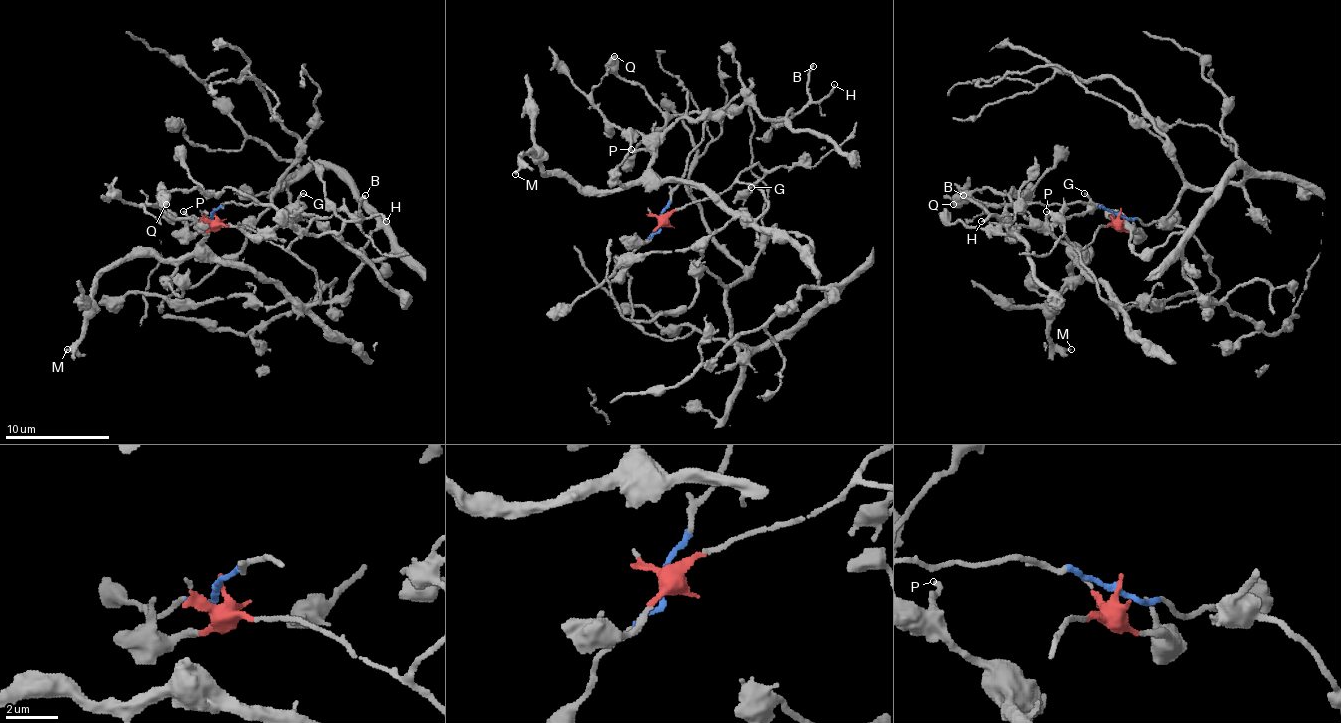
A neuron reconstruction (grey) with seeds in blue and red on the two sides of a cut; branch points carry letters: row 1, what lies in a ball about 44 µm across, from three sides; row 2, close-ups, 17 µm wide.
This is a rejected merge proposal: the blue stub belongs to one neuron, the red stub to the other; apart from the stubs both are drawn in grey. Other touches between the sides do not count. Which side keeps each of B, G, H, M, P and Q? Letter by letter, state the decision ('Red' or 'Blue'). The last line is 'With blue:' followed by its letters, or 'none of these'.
B: Blue
G: Red
H: Blue
M: Red
P: Red
Q: Blue
With blue: B, H, Q

